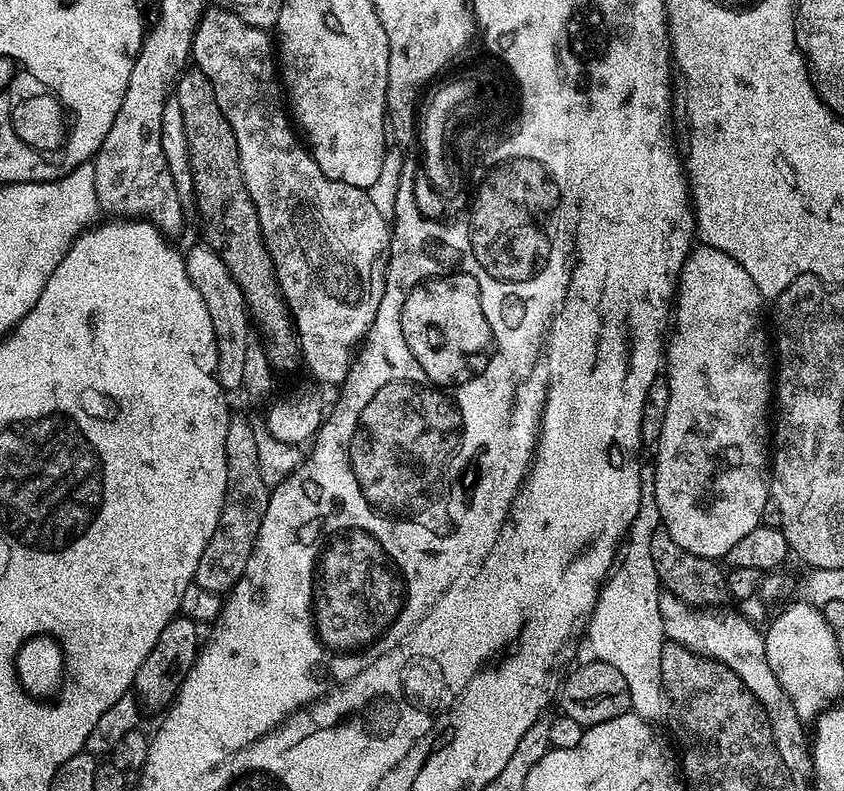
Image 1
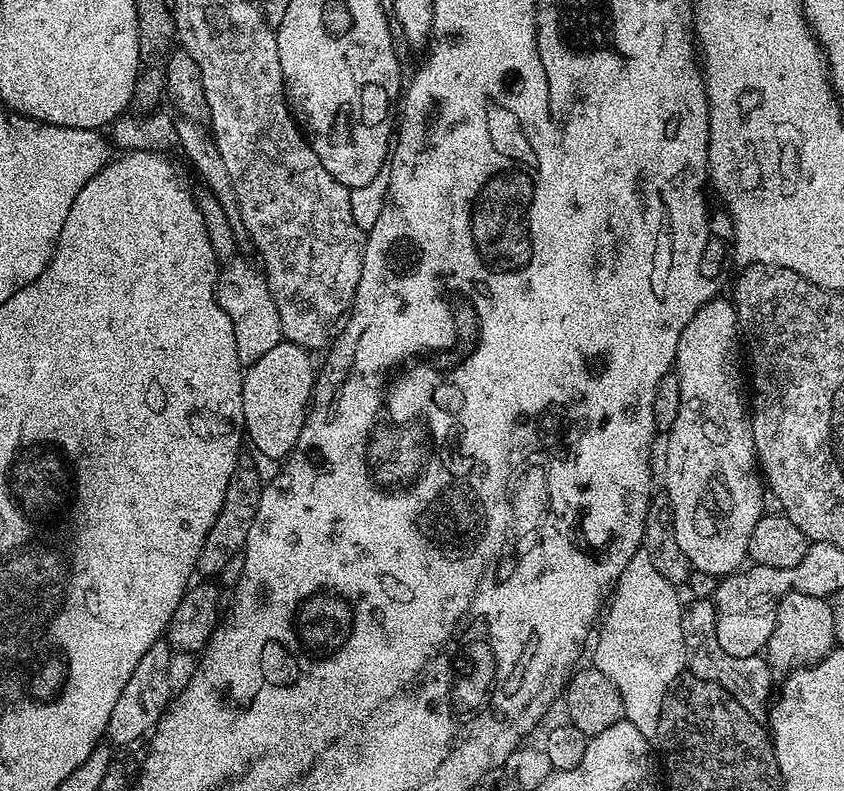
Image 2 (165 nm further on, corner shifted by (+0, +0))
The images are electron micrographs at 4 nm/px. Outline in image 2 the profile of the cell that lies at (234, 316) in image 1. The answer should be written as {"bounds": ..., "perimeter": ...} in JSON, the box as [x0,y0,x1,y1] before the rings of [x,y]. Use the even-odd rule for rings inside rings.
{"bounds":[216,258,282,366],"perimeter":[[[235,258],[225,263],[216,273],[216,300],[222,310],[226,310],[234,326],[234,342],[240,363],[244,366],[258,362],[282,340],[278,306],[268,288],[267,275],[257,265],[256,268],[248,258]]]}

